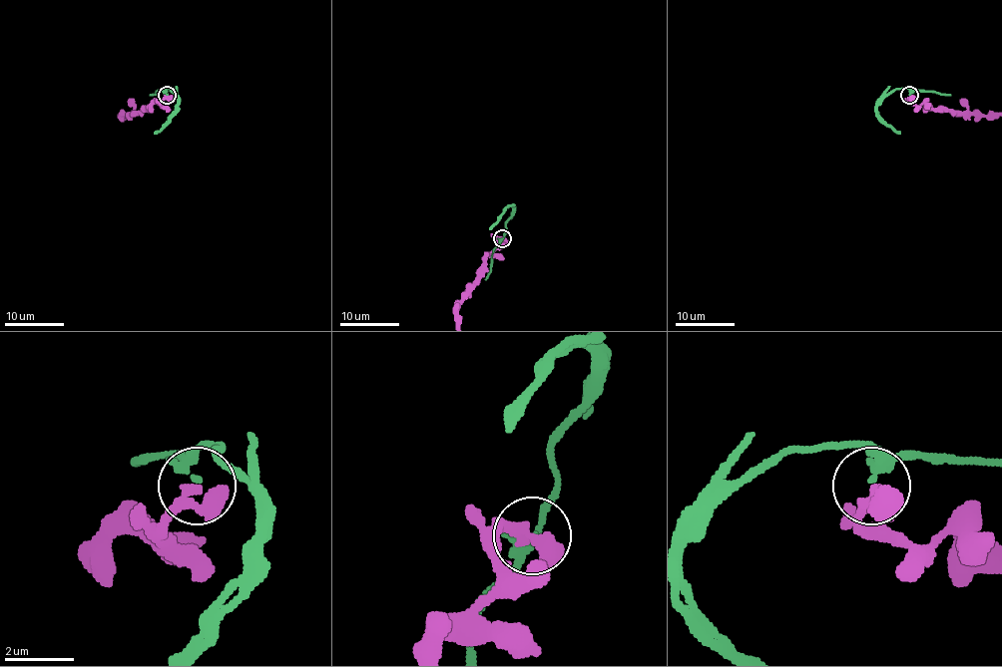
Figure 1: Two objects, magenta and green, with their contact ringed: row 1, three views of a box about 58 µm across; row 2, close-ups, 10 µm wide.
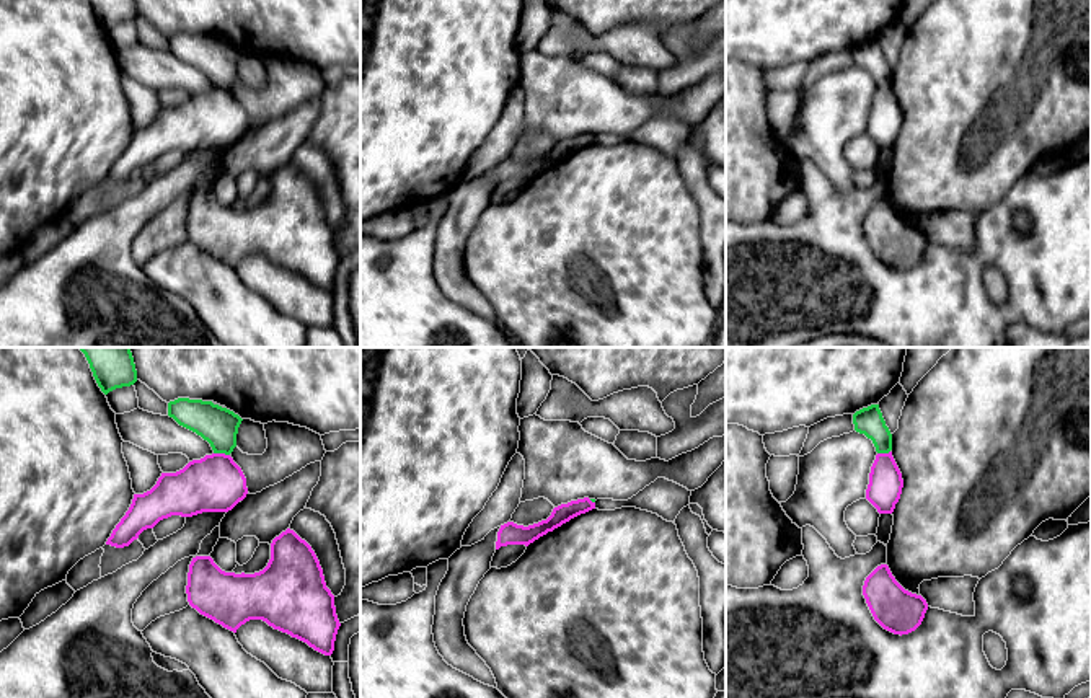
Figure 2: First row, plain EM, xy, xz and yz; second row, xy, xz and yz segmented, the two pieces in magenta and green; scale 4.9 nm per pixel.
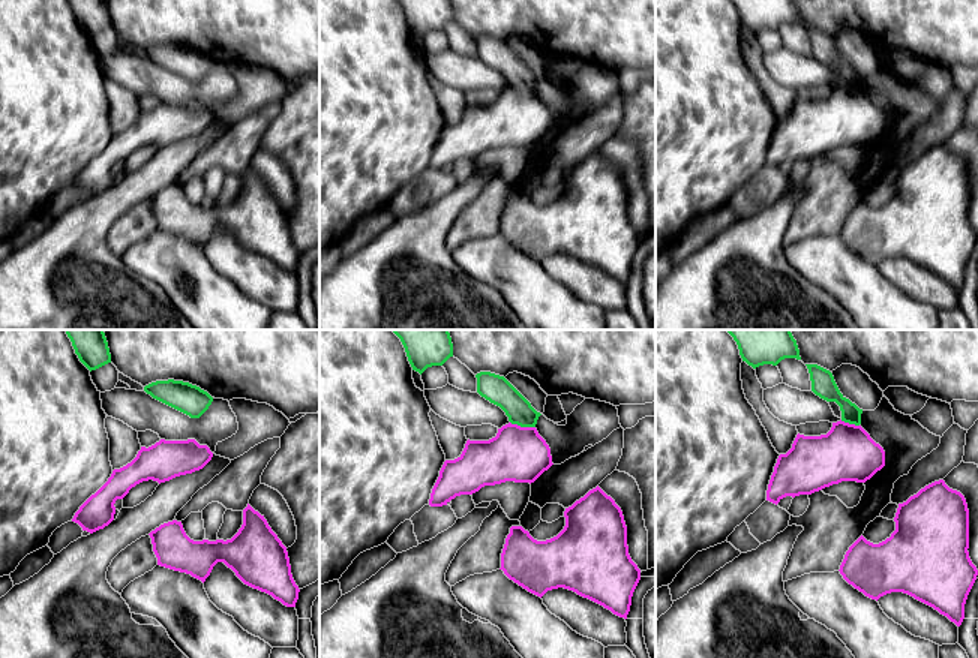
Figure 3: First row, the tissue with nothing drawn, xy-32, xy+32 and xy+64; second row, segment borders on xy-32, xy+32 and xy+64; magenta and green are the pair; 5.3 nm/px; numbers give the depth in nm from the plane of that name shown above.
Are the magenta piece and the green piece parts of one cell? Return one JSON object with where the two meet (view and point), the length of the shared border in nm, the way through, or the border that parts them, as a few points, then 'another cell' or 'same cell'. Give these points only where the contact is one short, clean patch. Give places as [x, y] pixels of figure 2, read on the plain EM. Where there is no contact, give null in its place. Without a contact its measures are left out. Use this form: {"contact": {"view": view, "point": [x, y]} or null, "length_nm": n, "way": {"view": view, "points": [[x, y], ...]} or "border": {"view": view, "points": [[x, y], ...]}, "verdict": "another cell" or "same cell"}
{"contact": {"view": "xy", "point": [222, 88]}, "length_nm": 80, "border": {"view": "xy", "points": [[214, 87], [229, 90]]}, "verdict": "another cell"}

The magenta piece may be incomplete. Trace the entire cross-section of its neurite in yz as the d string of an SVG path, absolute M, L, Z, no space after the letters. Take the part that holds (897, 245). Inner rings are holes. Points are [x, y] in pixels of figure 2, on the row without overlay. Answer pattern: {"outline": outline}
{"outline": "M887 199L877 201L864 215L863 230L874 254L894 269L915 266L928 245L921 230L905 225Z"}

